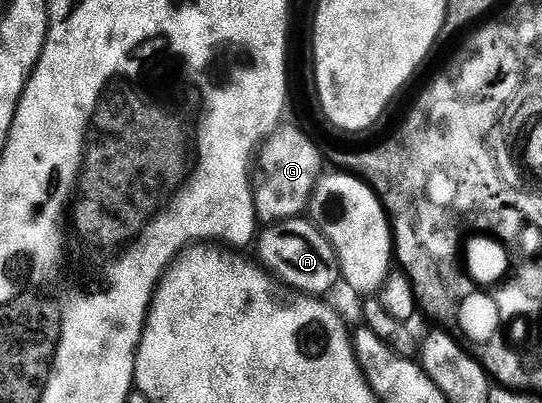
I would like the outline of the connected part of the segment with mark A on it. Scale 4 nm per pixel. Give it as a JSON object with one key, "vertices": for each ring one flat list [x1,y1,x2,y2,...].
{"vertices":[[296,218,264,227,258,233,258,240,258,259,262,267,284,285,287,283,296,293,323,298,326,297,326,292,334,290,335,283,340,283,341,273,337,254,331,243,324,238,322,231,316,228,310,219]]}

